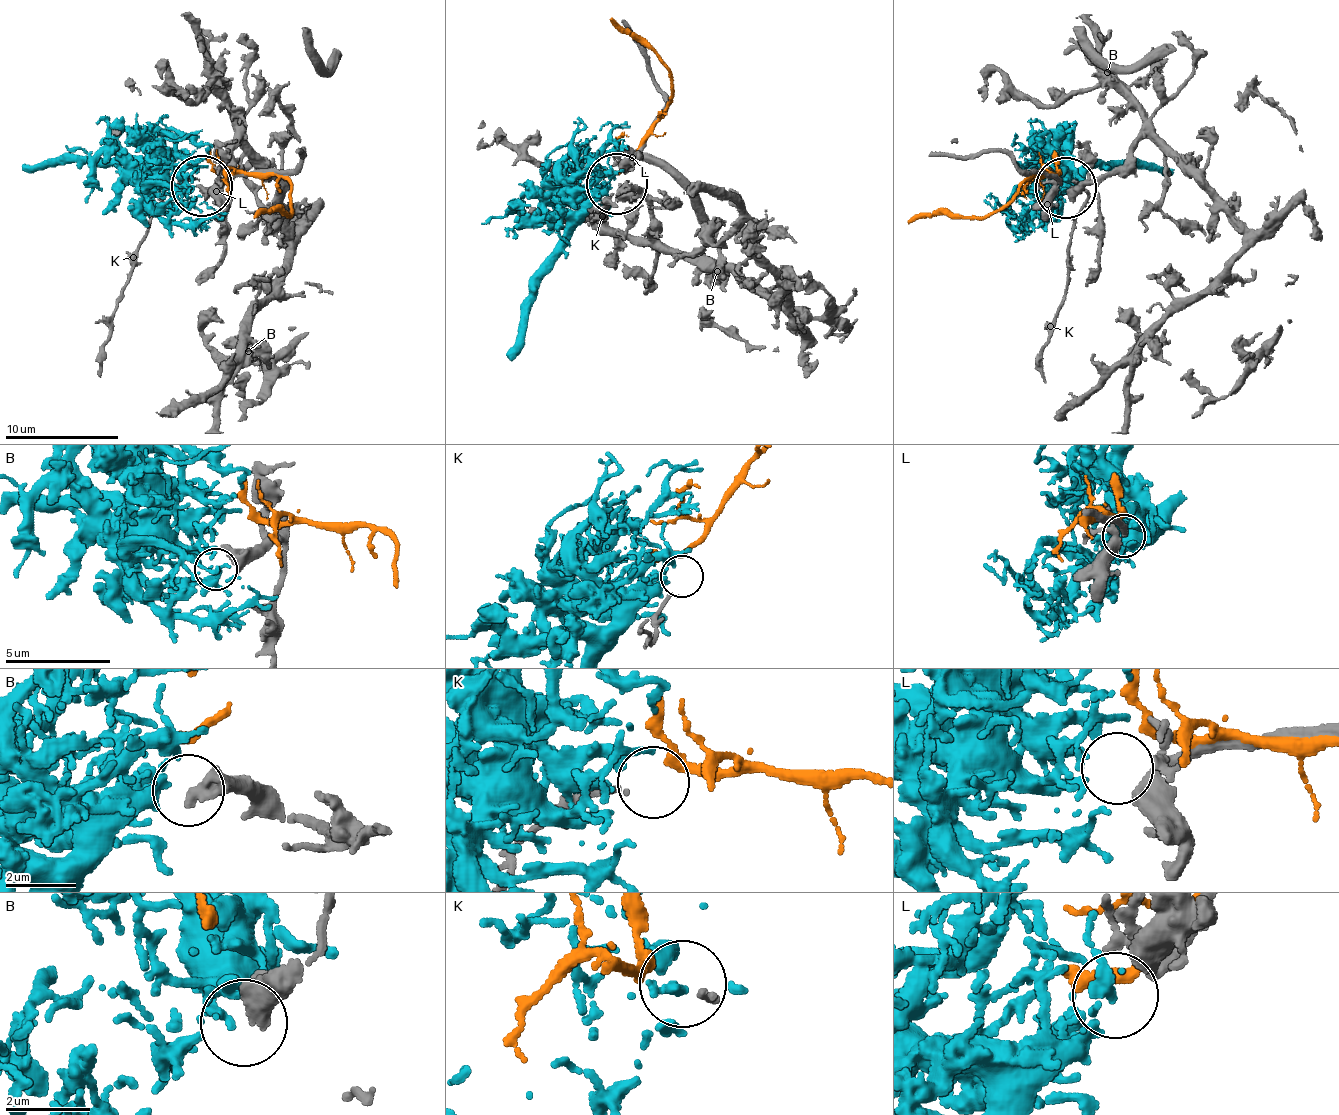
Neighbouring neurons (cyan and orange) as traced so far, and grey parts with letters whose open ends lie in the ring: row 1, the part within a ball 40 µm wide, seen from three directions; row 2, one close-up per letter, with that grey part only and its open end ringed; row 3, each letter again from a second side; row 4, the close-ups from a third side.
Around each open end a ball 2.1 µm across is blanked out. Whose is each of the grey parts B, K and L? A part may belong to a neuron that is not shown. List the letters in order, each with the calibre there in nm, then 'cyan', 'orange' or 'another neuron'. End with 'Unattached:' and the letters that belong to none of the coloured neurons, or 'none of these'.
B: 600 nm thick; another neuron
K: 170 nm thick; another neuron
L: 400 nm thick; cyan
Unattached: B, K

